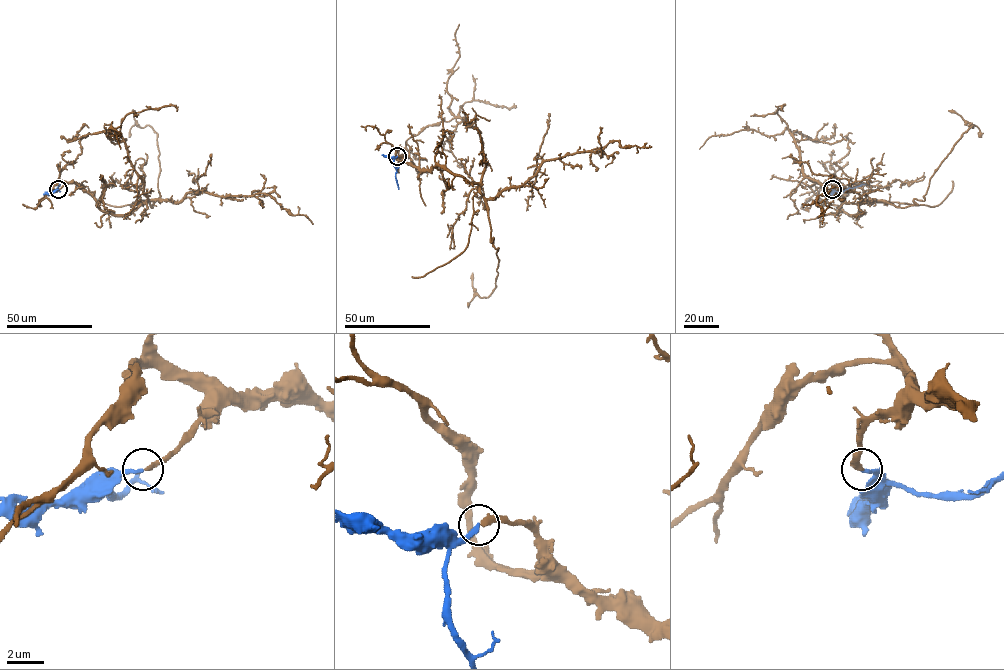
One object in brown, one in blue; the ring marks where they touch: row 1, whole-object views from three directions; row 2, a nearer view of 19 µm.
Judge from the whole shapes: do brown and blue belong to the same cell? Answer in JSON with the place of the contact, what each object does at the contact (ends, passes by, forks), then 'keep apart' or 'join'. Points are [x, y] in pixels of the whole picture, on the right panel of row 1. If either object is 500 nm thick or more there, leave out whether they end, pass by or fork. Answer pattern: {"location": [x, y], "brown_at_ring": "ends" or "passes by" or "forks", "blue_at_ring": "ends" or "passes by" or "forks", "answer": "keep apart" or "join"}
{"location": [832, 189], "brown_at_ring": "ends", "blue_at_ring": "ends", "answer": "join"}

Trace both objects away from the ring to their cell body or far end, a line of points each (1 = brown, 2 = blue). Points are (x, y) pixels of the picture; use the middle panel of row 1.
1: (397, 156), (480, 182), (479, 132), (451, 112), (447, 90), (459, 24)
2: (397, 156), (393, 160), (398, 189)

